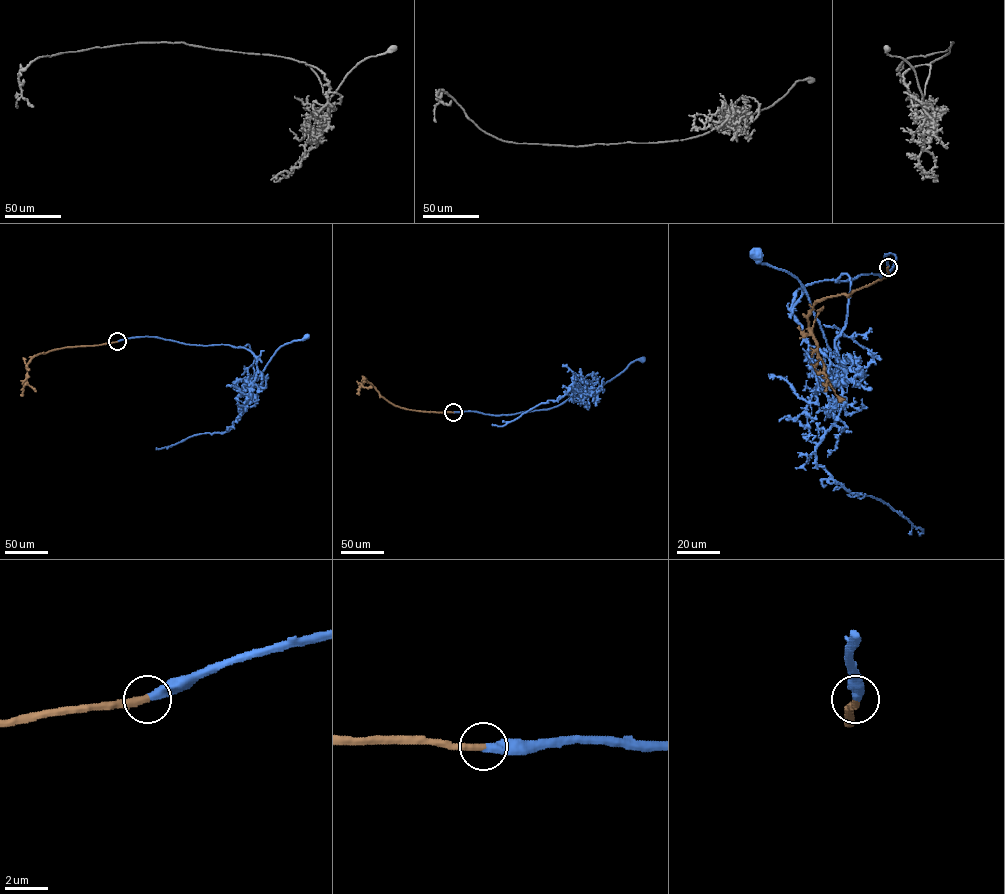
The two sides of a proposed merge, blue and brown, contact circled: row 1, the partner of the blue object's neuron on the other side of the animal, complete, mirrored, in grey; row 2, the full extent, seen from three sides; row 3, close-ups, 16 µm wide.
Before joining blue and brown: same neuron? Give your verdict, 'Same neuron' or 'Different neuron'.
Same neuron

